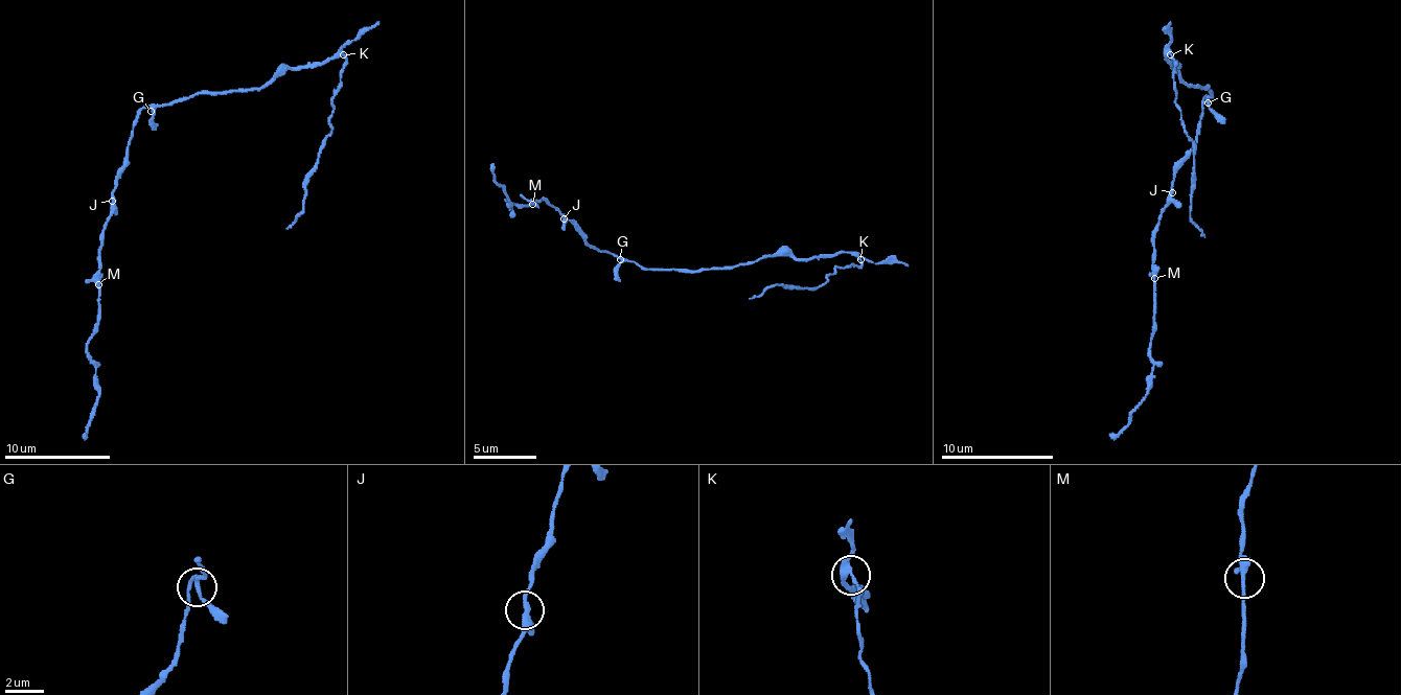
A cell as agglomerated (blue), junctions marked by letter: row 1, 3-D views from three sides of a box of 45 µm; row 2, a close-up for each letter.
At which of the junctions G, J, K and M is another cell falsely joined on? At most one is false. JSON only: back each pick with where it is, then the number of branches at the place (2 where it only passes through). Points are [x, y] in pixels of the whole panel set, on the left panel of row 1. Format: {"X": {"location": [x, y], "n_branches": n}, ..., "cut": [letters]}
{"K": {"location": [343, 54], "n_branches": 3}, "cut": ["K"]}

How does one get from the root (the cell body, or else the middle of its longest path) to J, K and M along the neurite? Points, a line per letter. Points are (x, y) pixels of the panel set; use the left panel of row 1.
J: (170, 102), (145, 106), (139, 112), (127, 146), (125, 168), (115, 179), (112, 201)
K: (170, 102), (186, 100), (200, 92), (258, 88), (289, 68), (320, 66), (344, 55)
M: (170, 102), (145, 106), (139, 112), (127, 146), (125, 168), (112, 192), (111, 214), (100, 241), (98, 284)

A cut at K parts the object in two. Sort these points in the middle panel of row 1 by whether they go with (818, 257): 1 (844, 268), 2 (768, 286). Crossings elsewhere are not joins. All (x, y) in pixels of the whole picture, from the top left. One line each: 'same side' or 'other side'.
1: other side
2: other side

